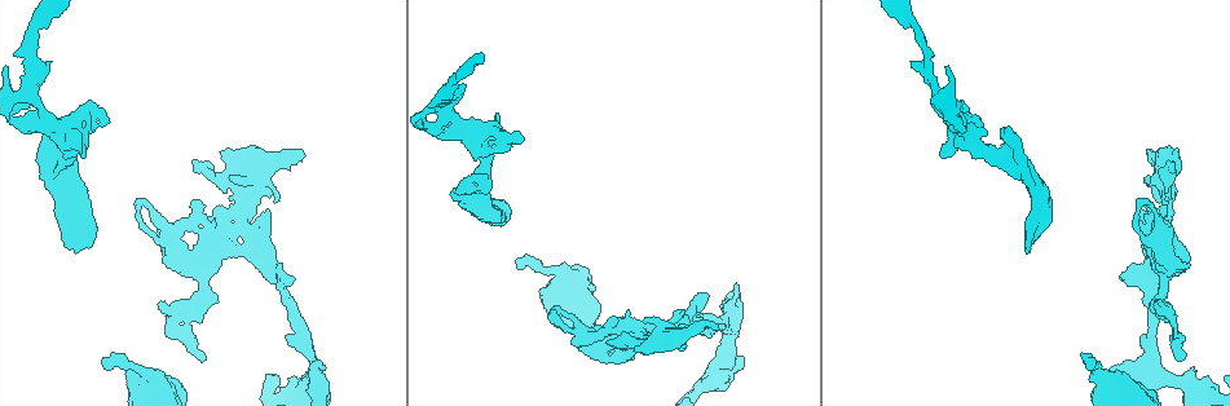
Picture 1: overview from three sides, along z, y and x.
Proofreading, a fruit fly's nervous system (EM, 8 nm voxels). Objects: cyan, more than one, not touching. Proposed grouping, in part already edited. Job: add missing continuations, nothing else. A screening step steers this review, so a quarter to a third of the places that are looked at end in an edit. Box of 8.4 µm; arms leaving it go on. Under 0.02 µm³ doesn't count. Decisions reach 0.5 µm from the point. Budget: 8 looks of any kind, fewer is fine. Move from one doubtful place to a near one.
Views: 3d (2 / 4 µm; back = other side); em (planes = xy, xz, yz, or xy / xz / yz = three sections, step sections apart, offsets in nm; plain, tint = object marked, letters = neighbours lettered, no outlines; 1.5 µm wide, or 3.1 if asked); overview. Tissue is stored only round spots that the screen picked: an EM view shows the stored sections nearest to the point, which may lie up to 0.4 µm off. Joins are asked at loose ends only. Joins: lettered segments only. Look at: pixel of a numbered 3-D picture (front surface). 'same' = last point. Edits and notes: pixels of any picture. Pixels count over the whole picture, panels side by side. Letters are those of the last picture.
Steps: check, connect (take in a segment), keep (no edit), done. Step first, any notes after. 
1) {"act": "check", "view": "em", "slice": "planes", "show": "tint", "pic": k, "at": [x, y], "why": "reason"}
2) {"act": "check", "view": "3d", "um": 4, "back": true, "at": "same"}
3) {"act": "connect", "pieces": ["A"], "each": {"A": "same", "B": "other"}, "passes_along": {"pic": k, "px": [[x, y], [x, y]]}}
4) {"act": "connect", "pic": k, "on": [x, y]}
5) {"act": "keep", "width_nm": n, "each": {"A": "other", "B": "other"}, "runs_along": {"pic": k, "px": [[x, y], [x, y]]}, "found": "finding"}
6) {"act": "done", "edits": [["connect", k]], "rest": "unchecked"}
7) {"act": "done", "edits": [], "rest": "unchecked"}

{"act": "check", "view": "3d", "um": 2, "pic": 1, "at": [682, 311], "why": "an open end"}

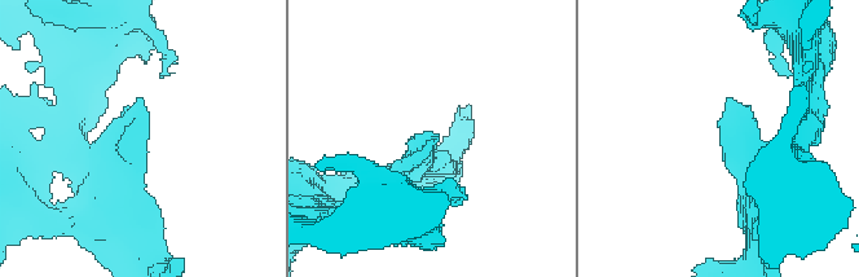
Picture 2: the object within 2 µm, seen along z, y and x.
{"act": "check", "view": "em", "slice": "xz", "step": 8, "show": "letters", "pic": 2, "at": [429, 140]}

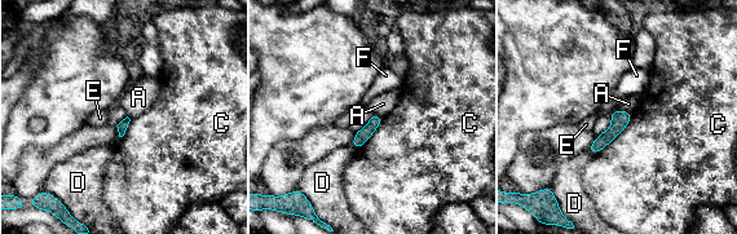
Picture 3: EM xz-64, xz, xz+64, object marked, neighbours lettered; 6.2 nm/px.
{"act": "keep", "each": {"A": "other", "C": "other", "D": "other", "E": "other", "F": "other"}, "border": {"pic": 3, "px": [[632, 113], [629, 124], [594, 155]]}, "found": "no lettered segment goes on from it"}

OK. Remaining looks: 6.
{"act": "check", "view": "em", "slice": "xy", "step": 4, "show": "tint", "pic": 1, "at": [160, 302], "why": "free end"}

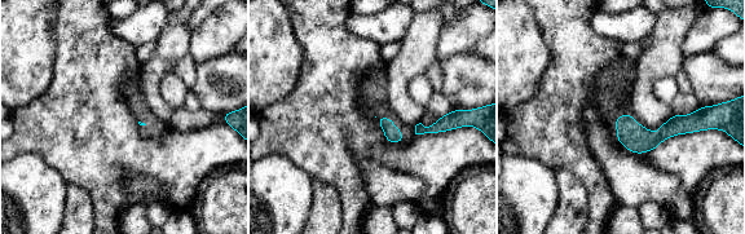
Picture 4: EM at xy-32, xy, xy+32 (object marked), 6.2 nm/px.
{"act": "check", "view": "em", "slice": "planes", "show": "letters", "at": "same"}

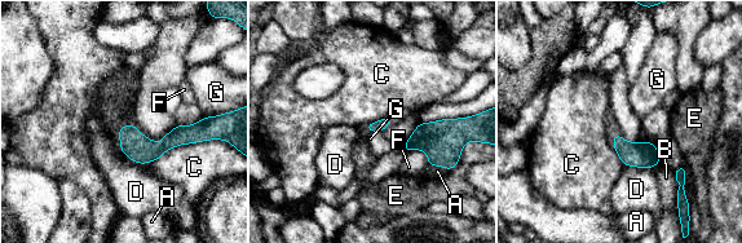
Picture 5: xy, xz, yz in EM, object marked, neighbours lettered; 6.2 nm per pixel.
{"act": "keep", "each": {"A": "other", "B": "other", "C": "other", "D": "other", "E": "other", "F": "other", "G": "other"}, "runs_along": {"pic": 5, "px": [[202, 131], [162, 146], [120, 135]]}, "found": "no lettered segment goes on from it"}

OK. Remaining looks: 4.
{"act": "check", "view": "em", "slice": "yz", "step": 4, "show": "letters", "pic": 1, "at": [103, 369], "why": "end of a long branch"}

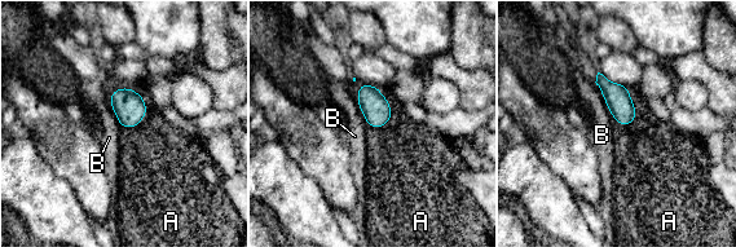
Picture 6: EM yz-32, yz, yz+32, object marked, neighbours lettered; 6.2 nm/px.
{"act": "keep", "width_nm": 100, "longest_contact_nm": ["A", 260], "each": {"A": "other", "B": "other"}, "found": "none of them fits"}

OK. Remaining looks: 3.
{"act": "done", "edits": [], "rest": "unchecked"}

